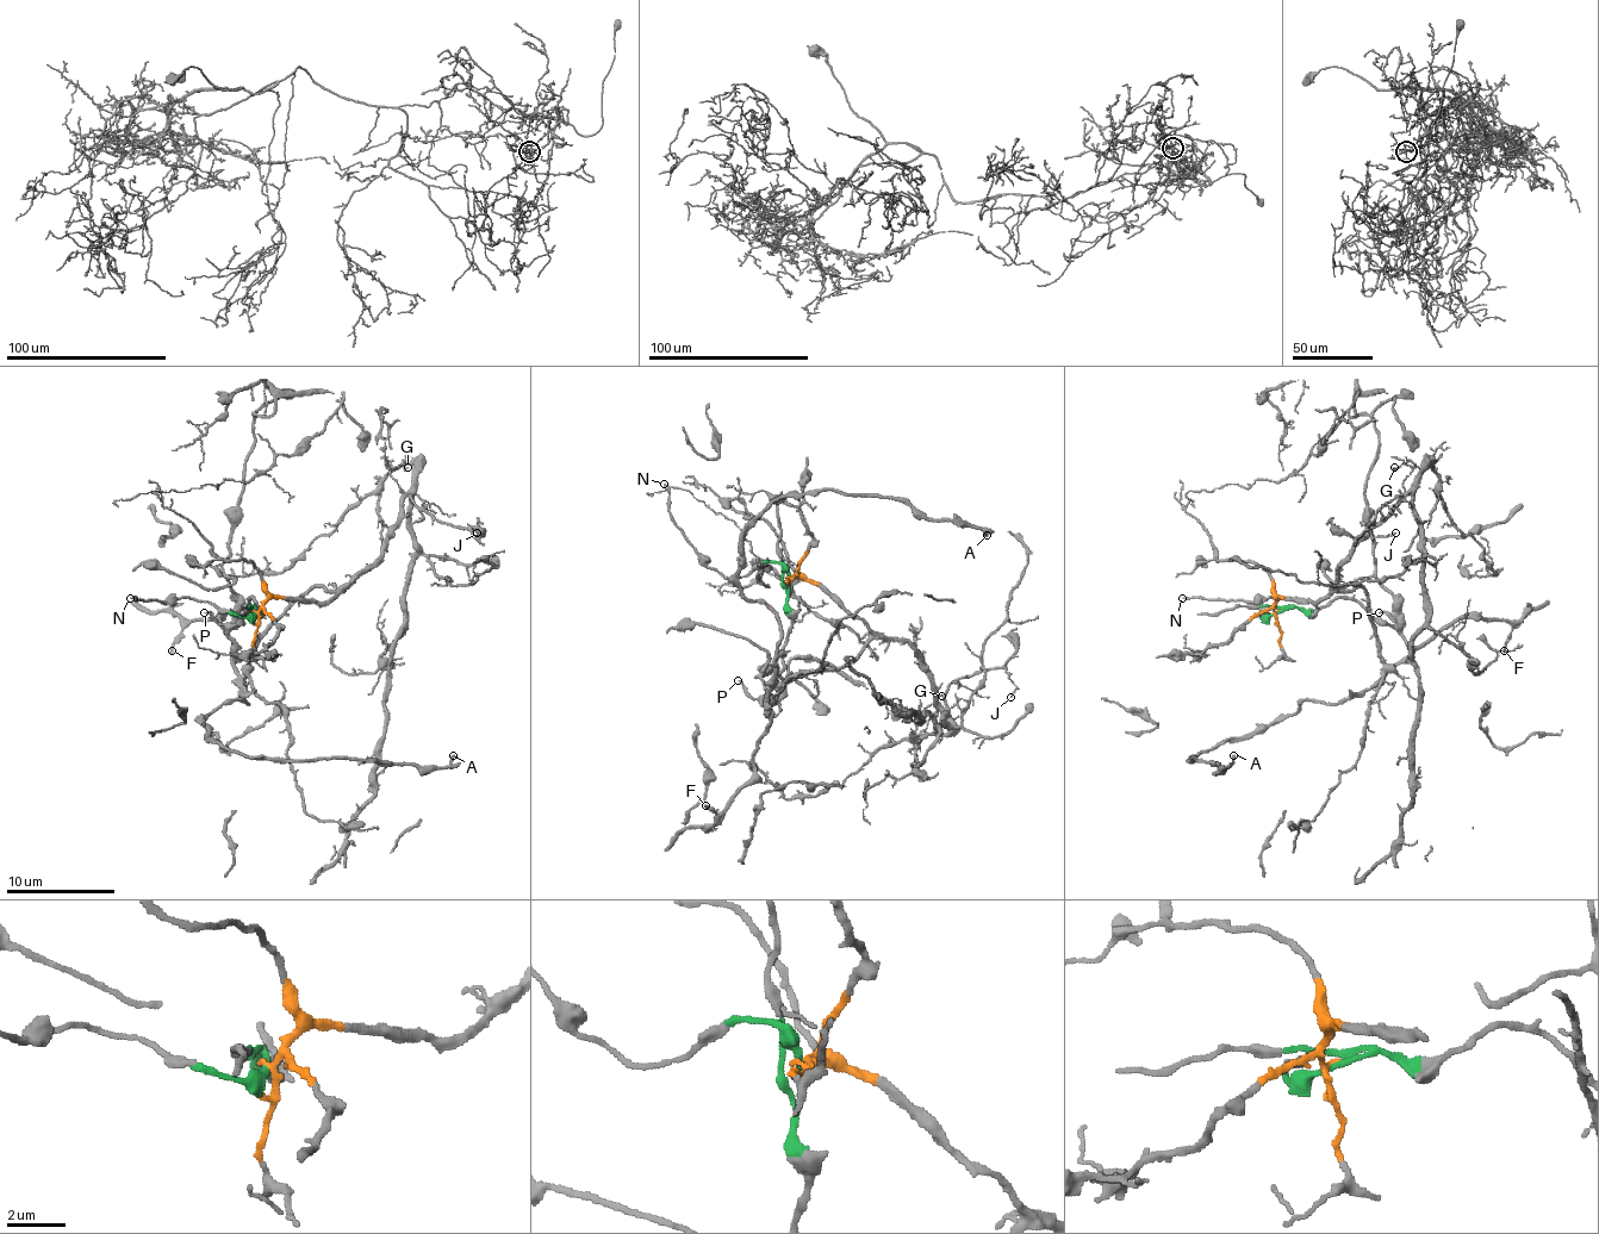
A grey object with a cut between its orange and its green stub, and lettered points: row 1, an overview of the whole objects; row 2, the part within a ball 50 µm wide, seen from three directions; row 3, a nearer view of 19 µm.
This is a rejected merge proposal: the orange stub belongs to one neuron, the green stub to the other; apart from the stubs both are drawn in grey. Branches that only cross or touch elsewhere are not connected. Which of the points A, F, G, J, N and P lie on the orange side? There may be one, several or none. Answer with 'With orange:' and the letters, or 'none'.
With orange: G, J

